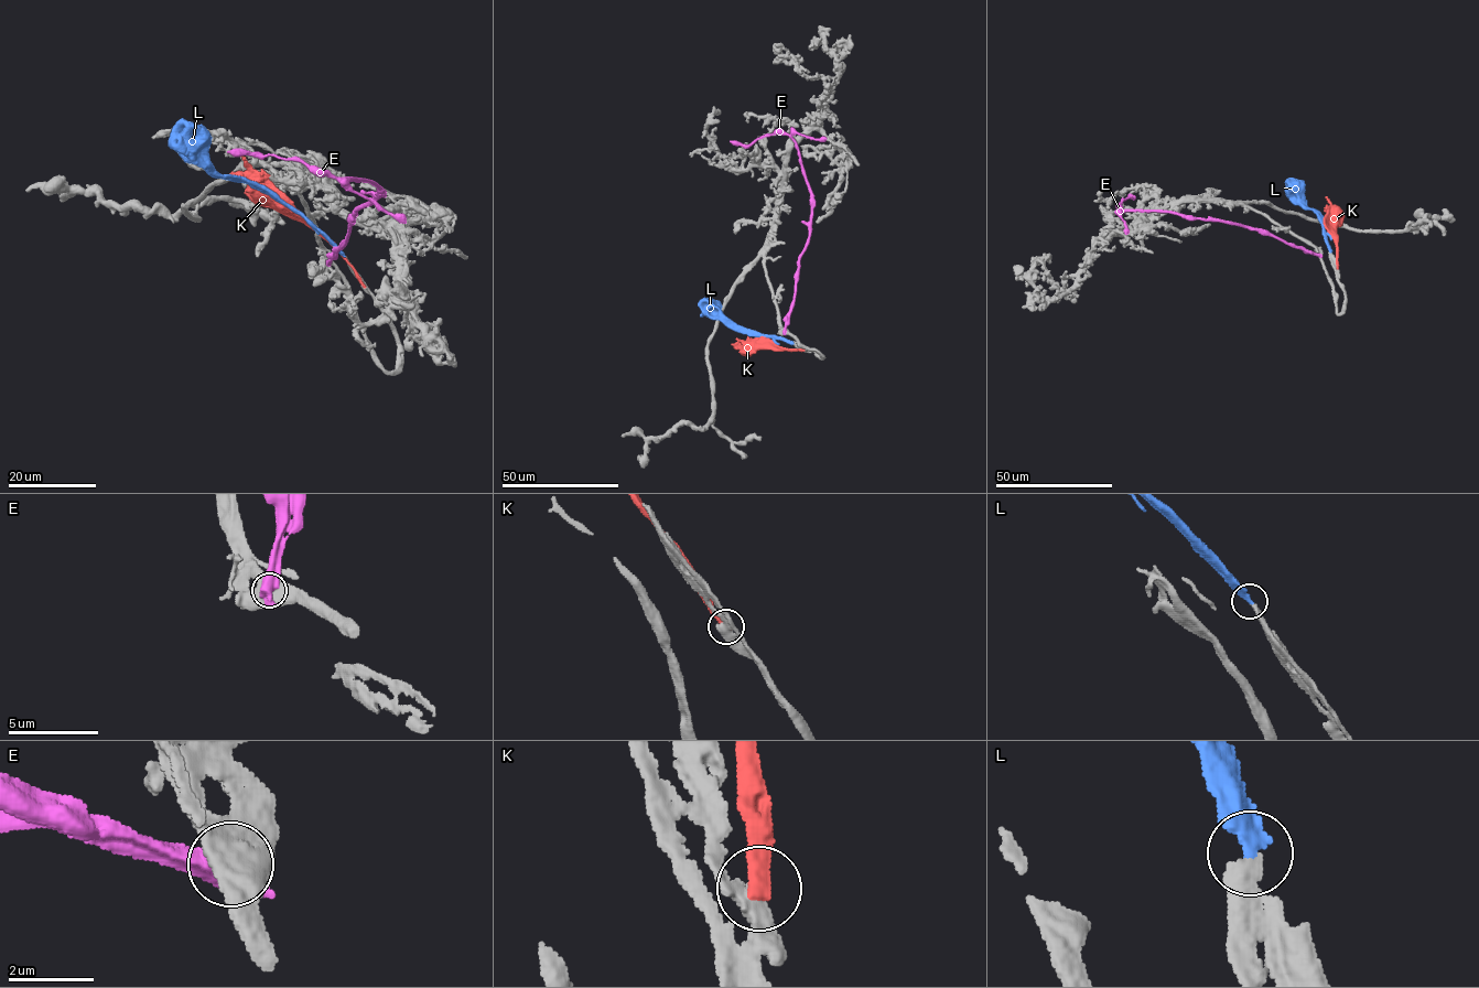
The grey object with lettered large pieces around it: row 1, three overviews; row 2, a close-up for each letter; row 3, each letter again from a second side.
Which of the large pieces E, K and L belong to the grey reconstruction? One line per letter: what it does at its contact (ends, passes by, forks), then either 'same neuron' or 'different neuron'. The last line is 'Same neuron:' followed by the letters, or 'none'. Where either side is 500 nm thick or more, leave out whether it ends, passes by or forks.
E: different neuron
K: it ends; different neuron
L: it ends; same neuron
Same neuron: L

